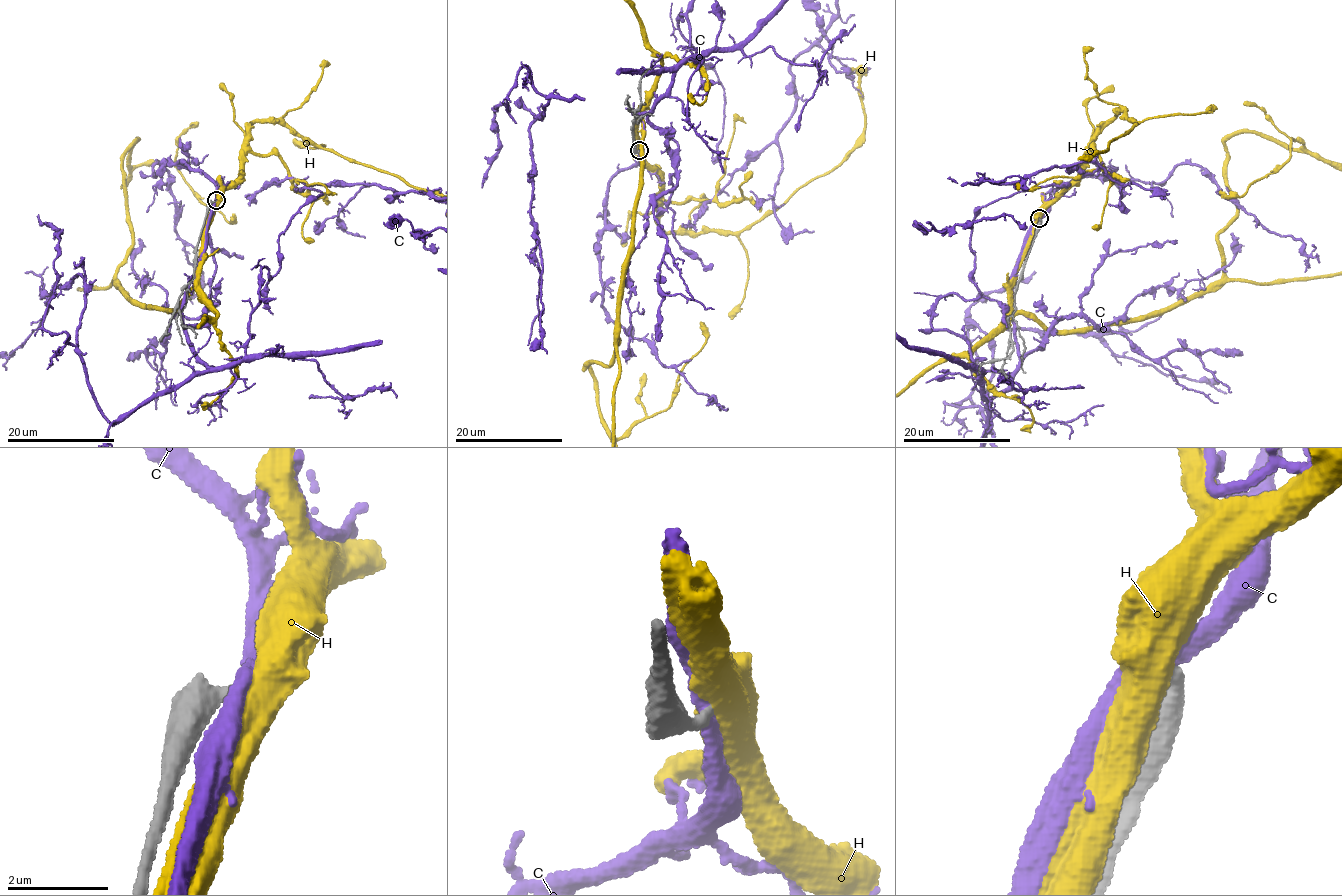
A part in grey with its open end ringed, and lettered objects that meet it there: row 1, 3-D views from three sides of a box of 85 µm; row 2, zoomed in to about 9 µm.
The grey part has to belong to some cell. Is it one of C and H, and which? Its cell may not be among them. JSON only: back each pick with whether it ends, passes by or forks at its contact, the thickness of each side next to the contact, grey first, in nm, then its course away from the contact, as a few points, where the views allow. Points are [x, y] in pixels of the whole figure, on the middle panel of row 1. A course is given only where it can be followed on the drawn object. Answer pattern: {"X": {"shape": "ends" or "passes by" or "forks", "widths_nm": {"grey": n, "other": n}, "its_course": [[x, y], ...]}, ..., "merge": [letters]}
{"merge": []}

